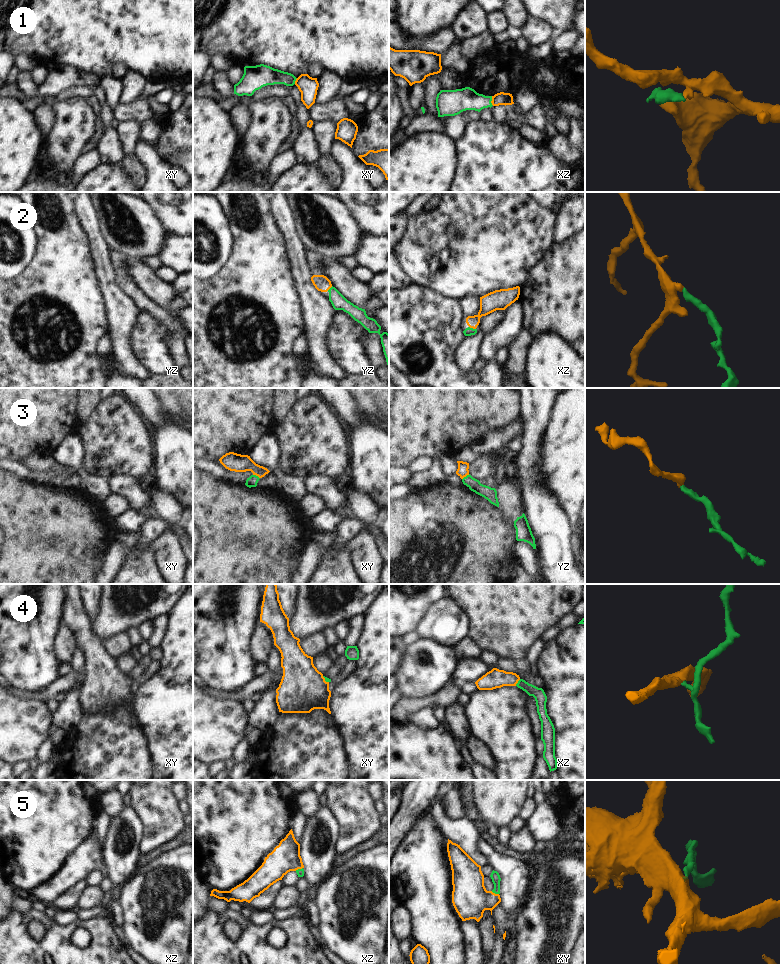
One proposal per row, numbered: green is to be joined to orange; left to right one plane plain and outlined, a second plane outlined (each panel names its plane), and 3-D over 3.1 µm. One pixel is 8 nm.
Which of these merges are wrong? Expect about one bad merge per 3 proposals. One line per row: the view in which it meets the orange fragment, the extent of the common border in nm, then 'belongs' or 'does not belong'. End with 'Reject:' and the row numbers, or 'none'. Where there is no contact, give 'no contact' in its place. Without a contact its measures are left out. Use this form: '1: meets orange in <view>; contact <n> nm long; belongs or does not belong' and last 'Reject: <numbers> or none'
1: meets orange in xz; contact 80 nm long; does not belong
2: meets orange in xz; contact 60 nm long; belongs
3: meets orange in yz; contact 80 nm long; belongs
4: meets orange in xz; contact 70 nm long; belongs
5: meets orange in xy; contact 70 nm long; belongs
Reject: 1

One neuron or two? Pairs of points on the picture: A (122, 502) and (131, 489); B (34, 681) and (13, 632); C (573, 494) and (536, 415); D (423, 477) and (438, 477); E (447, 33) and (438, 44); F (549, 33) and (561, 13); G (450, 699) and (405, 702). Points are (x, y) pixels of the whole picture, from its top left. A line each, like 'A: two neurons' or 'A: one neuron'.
A: two neurons
B: one neuron
C: two neurons
D: one neuron
E: one neuron
F: two neurons
G: one neuron

